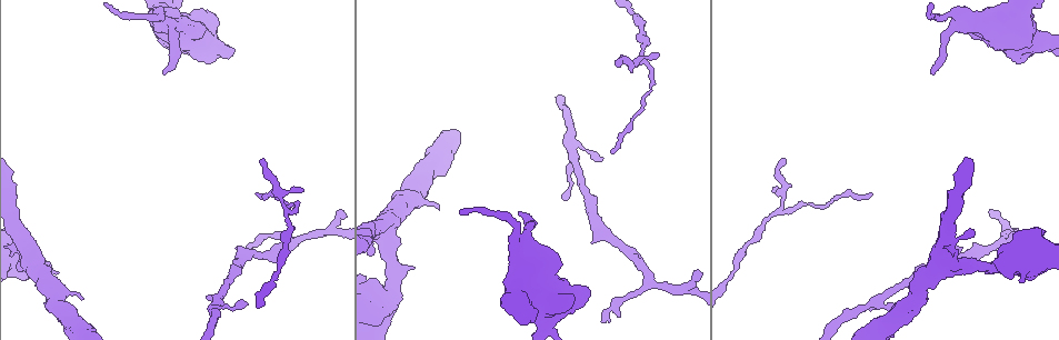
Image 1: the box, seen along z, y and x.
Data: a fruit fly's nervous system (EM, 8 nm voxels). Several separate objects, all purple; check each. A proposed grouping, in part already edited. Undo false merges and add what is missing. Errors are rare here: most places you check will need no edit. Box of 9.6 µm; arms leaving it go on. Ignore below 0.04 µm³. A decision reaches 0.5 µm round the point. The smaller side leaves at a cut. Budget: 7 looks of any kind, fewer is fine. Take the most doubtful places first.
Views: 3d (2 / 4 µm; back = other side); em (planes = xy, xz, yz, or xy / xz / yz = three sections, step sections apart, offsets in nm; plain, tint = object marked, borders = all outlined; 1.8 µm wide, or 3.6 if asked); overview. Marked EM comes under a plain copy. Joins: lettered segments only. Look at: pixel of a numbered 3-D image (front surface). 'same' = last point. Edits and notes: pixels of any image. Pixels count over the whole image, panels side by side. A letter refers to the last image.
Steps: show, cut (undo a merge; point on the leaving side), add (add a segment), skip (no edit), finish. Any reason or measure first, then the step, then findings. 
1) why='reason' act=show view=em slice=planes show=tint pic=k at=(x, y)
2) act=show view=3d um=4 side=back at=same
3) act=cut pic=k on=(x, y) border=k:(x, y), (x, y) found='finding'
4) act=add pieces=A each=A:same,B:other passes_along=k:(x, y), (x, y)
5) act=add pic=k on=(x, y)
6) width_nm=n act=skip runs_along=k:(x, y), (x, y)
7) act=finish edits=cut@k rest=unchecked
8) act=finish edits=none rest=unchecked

why='tapers out' act=show view=em um=3.6 slice=xy step=4 show=borders pic=1 at=(784, 160)

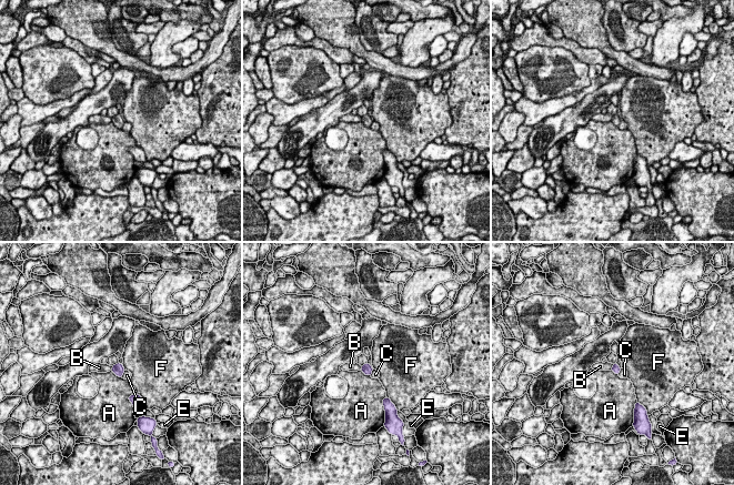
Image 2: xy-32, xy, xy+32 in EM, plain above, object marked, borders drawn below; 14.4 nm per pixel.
act=show view=em um=3.6 slice=xz step=4 show=borders at=same

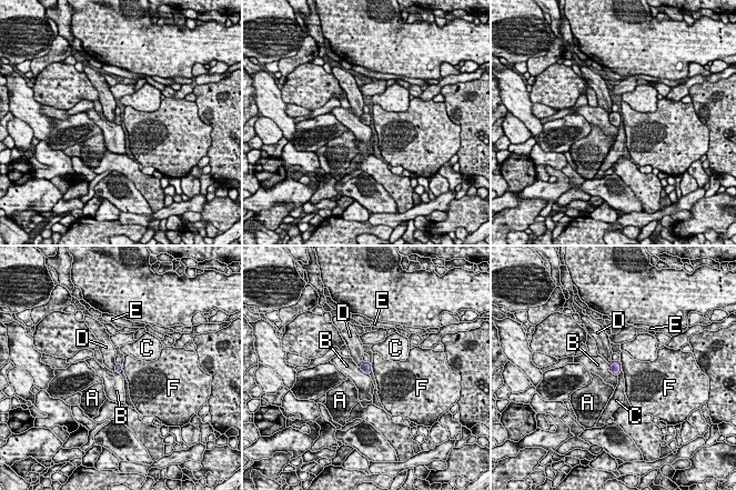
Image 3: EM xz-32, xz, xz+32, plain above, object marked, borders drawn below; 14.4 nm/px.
width_nm=100 act=skip each=A:other,B:other,C:other,D:other,E:other,F:other border=3:(608, 363), (608, 369), (617, 376) found='none of them fits'

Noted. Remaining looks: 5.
why='free end' act=show view=em slice=planes show=borders pic=1 at=(606, 322)

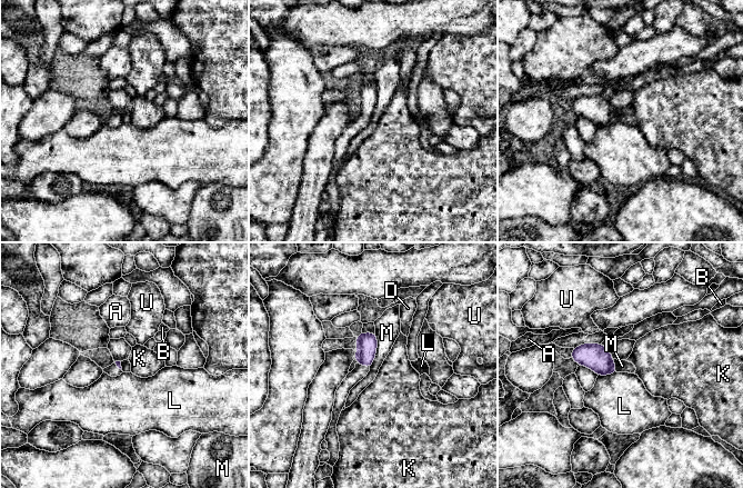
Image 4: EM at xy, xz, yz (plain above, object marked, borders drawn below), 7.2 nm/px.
act=skip each=A:other,B:other,D:other,K:other,L:other,M:other,U:other border=4:(375, 332), (377, 352), (370, 368) found='none of them fits'

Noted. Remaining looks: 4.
why='an open end' act=show view=em slice=planes show=borders pic=1 at=(520, 212)

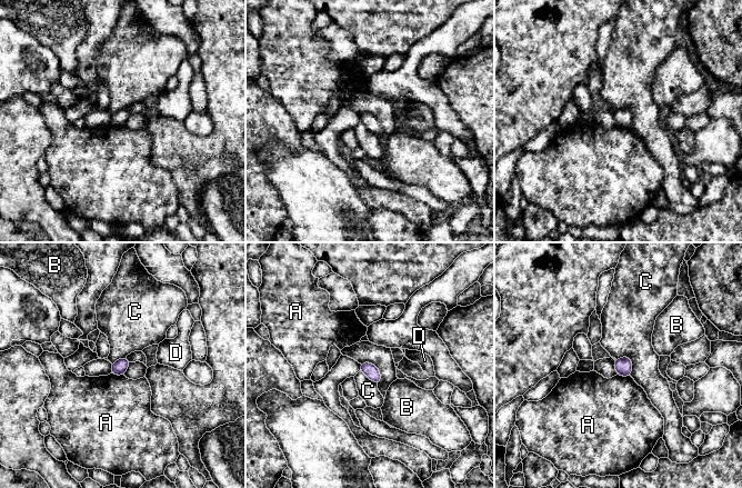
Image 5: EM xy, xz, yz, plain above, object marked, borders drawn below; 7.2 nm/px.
width_nm=100 act=skip each=A:other,B:other,C:other,D:other found='none of them fits'

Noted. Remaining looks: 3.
act=finish edits=none rest=unchecked

